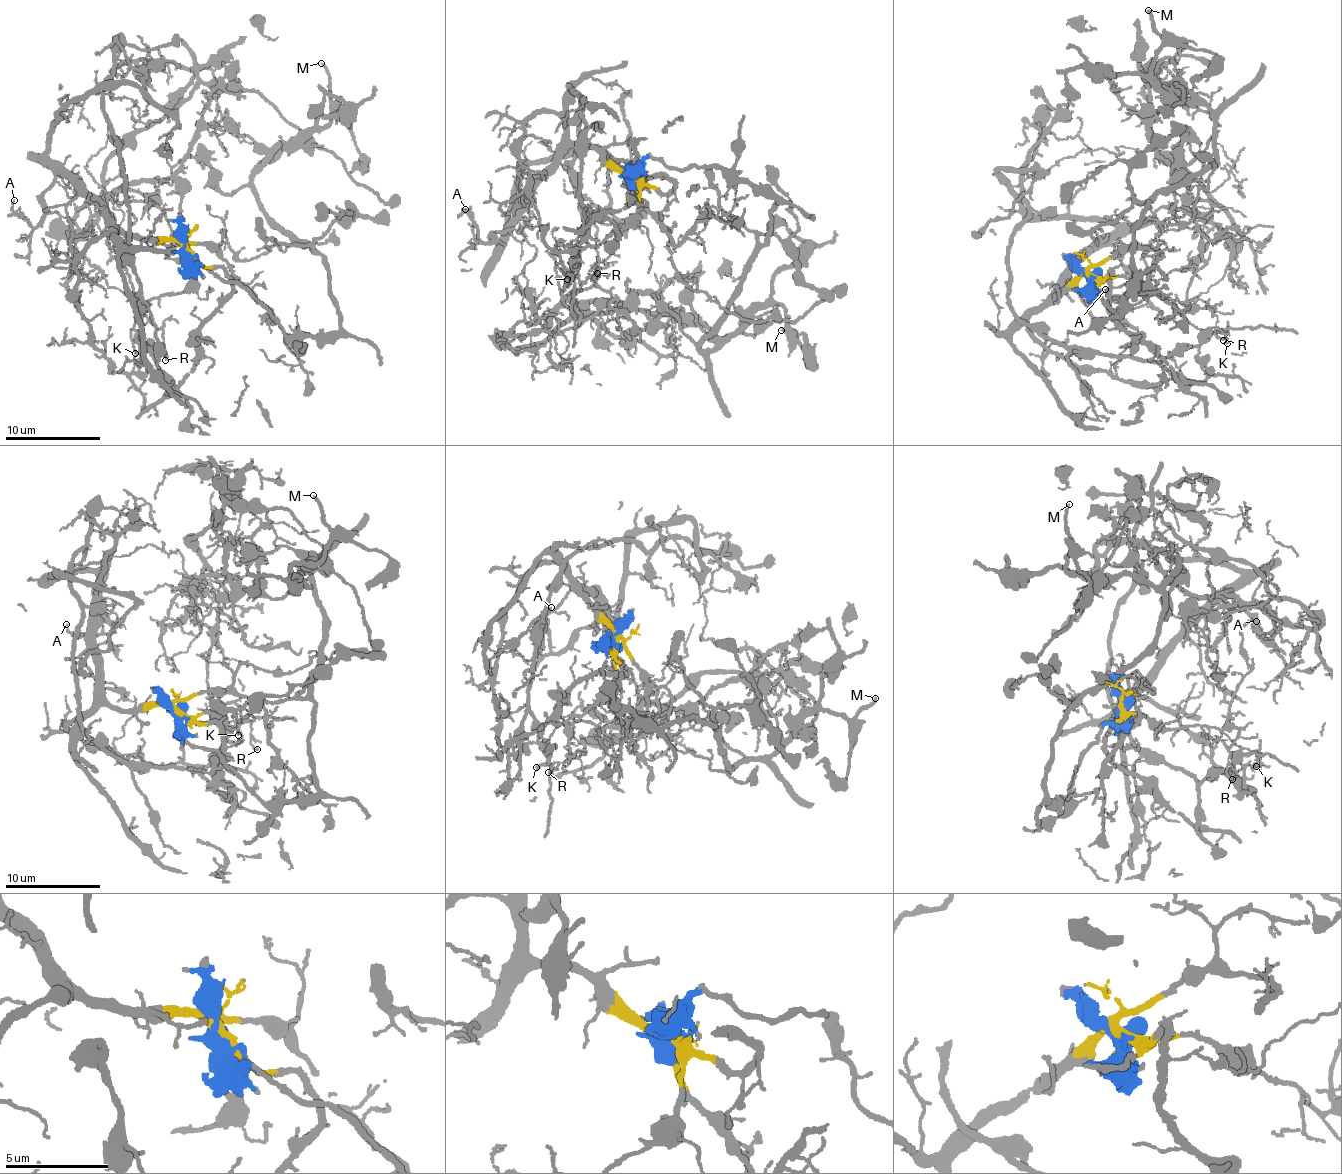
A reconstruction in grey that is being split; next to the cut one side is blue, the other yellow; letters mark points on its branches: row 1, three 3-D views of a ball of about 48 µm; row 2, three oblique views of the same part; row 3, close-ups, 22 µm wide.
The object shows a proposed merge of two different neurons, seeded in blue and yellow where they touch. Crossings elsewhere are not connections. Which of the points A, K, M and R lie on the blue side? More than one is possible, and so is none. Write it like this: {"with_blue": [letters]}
{"with_blue": ["M"]}

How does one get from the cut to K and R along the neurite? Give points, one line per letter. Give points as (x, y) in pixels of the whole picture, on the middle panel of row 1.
K: (633, 176), (640, 183), (638, 213), (625, 226), (569, 261), (571, 281), (566, 283), (567, 278)
R: (633, 176), (640, 183), (638, 213), (630, 223), (580, 254), (577, 279), (597, 276), (596, 269), (598, 273)

